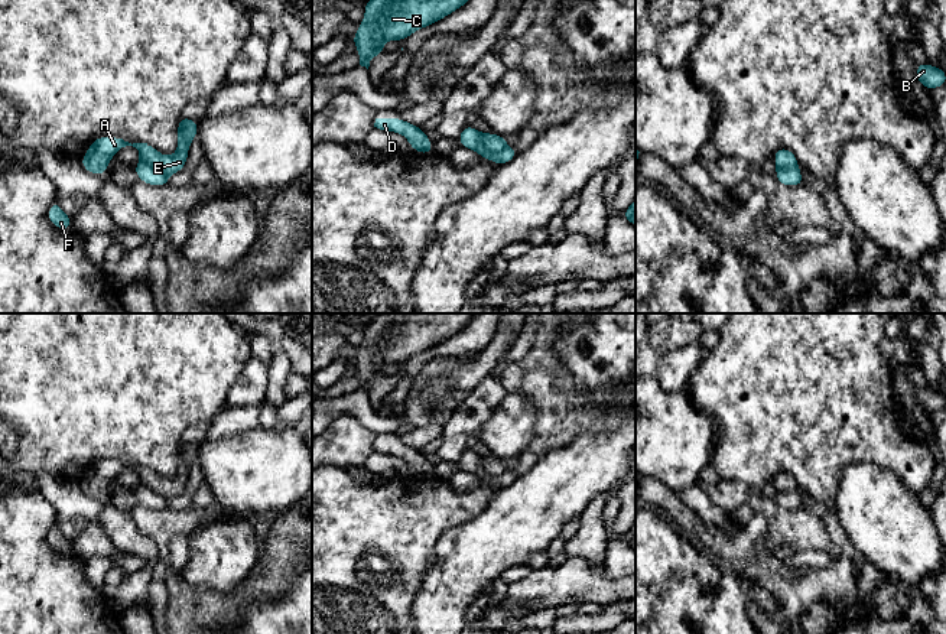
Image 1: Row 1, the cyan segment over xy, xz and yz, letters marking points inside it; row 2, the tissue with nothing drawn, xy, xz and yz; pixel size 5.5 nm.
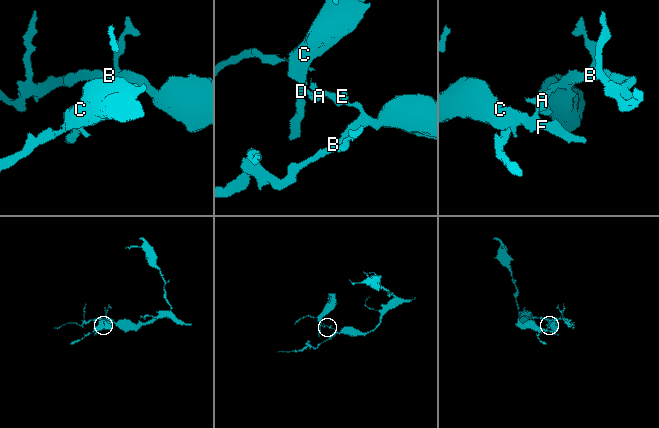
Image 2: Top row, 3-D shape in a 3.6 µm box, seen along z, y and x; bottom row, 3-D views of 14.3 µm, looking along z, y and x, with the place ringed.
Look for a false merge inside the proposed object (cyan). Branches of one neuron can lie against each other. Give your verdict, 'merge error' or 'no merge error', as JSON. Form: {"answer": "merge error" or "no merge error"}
{"answer": "merge error"}

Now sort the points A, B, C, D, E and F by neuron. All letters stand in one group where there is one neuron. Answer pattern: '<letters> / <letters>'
A C D E F / B

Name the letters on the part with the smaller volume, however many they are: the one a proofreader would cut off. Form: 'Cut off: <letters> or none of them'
Cut off: A, C, D, E, F

